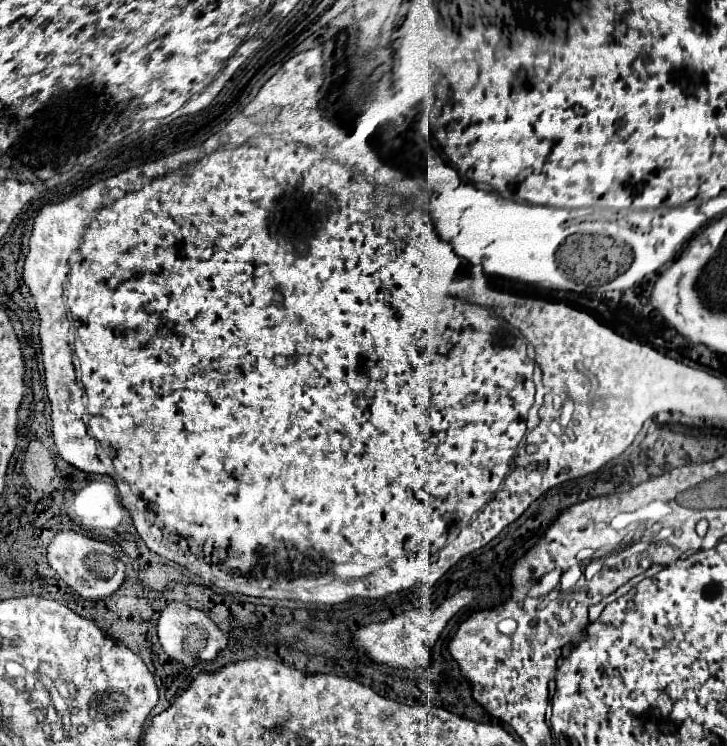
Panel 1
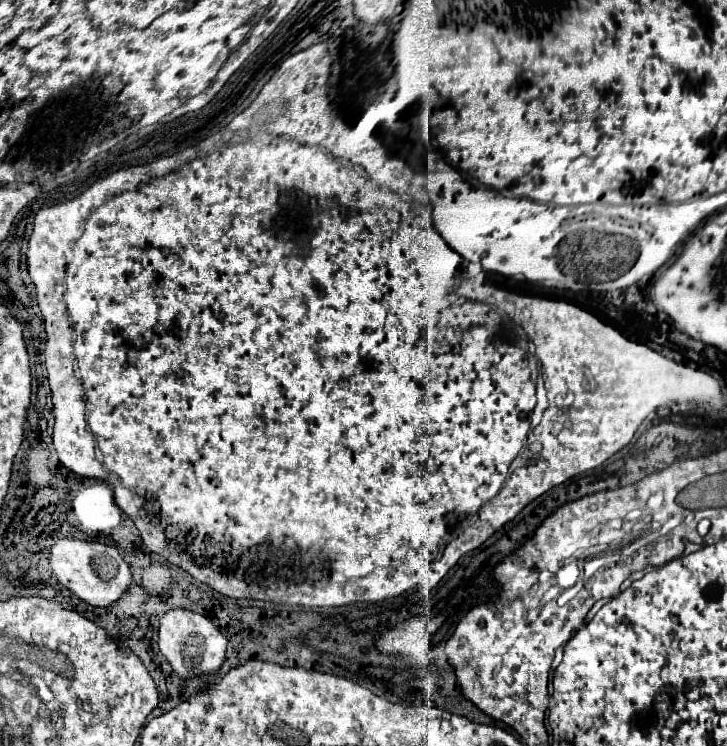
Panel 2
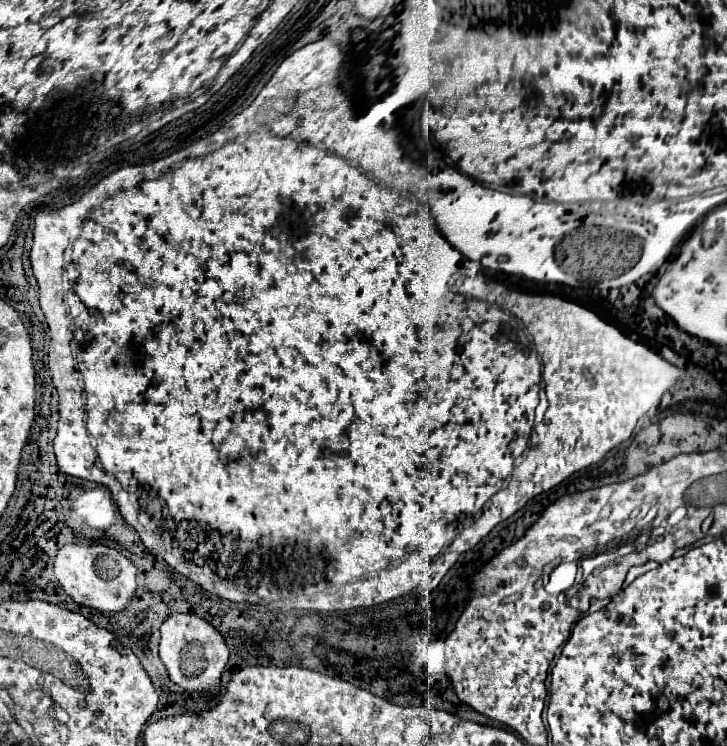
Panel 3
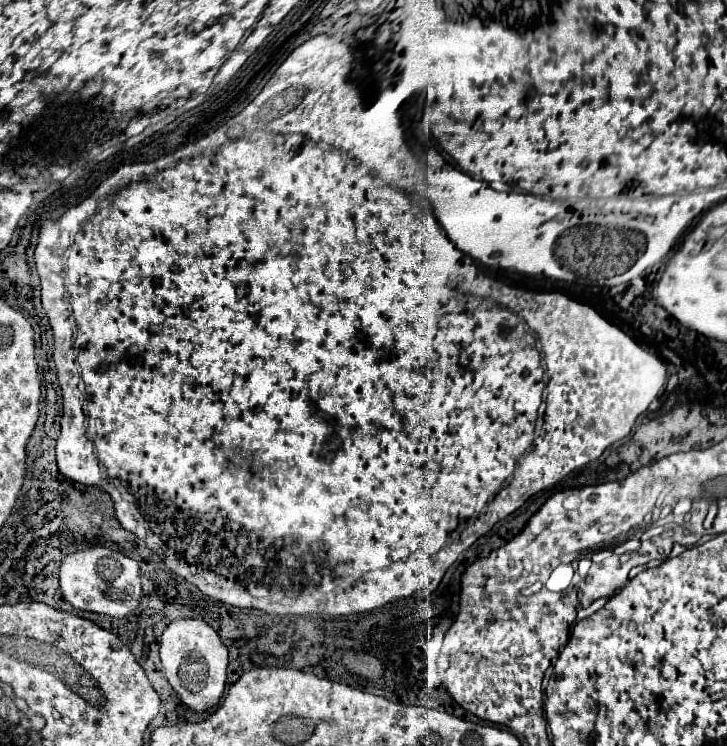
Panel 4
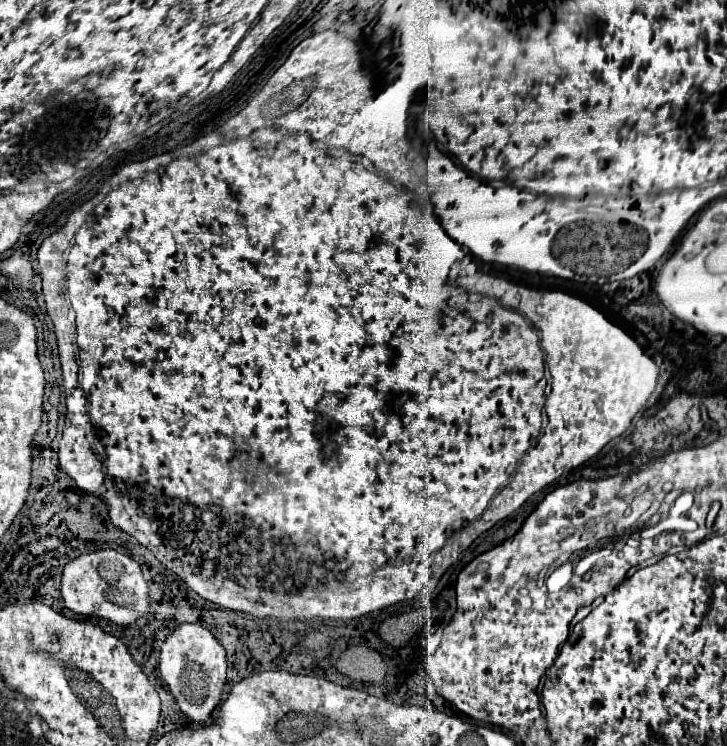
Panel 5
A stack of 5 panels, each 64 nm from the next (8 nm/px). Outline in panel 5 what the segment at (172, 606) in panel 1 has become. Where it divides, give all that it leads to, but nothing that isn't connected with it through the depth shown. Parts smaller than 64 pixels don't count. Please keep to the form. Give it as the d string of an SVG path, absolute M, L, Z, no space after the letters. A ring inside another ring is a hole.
M180 624L162 644L160 674L168 684L168 690L174 694L180 710L196 722L204 722L220 702L227 683L227 668L224 646L202 624Z

